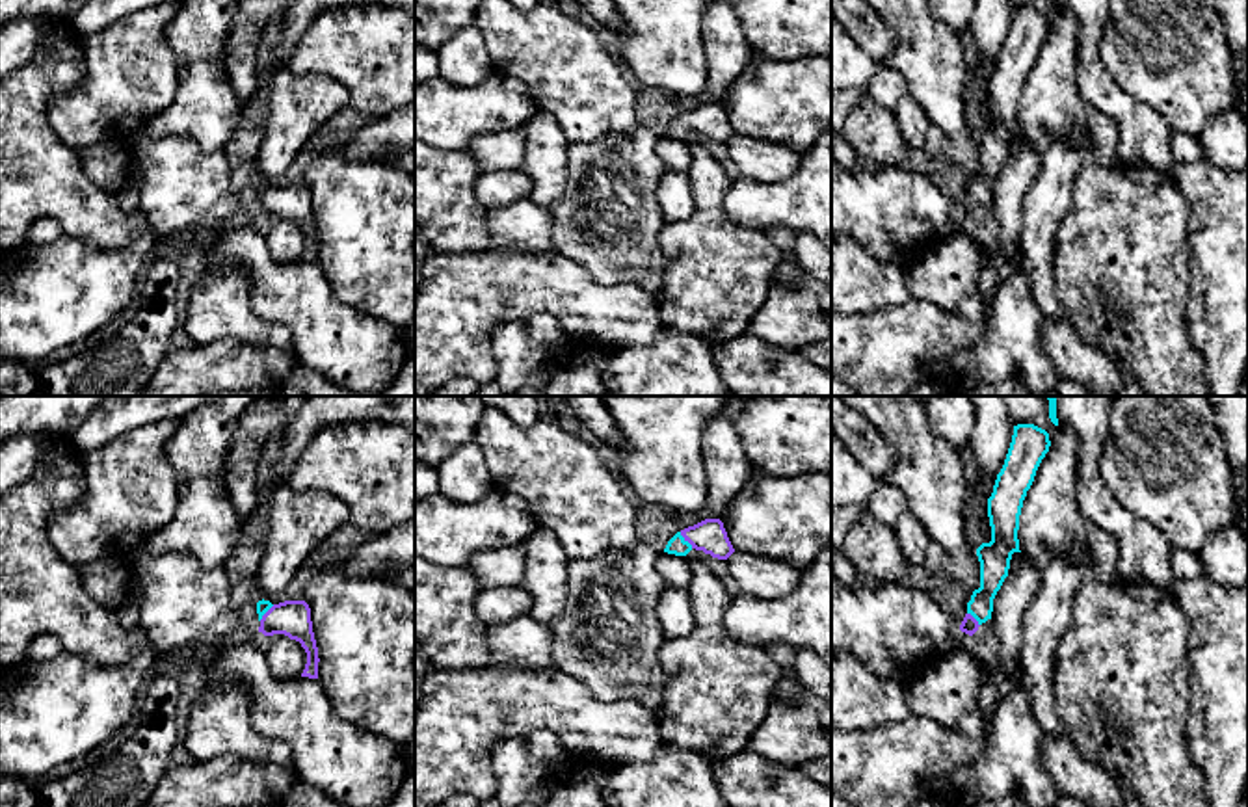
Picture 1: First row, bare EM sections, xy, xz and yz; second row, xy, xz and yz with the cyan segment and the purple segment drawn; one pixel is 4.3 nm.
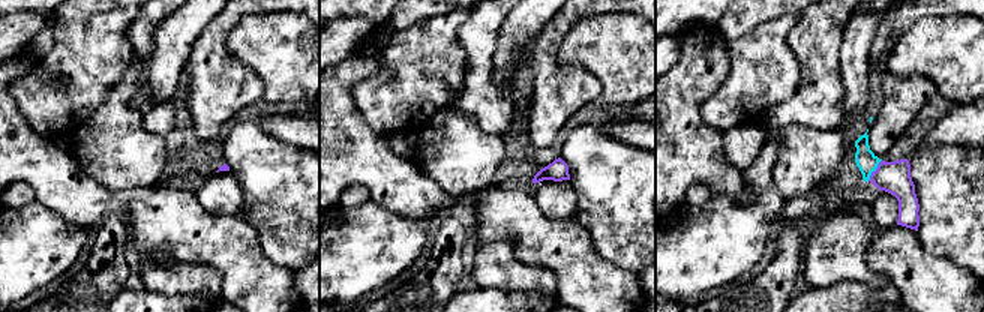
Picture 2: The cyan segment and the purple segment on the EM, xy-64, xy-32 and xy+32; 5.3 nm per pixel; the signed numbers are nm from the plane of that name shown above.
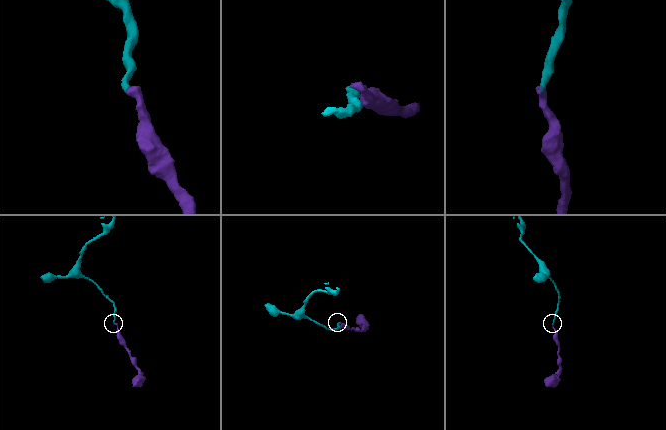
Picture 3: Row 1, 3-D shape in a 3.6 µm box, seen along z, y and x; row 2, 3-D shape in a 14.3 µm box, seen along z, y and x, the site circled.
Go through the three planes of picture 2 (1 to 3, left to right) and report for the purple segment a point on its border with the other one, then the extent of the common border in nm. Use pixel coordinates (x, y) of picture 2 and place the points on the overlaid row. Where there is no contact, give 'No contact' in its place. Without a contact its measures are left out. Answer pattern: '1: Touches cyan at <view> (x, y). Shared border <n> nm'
1: No contact
2: No contact
3: Touches cyan at xy+32 (875, 170). Shared border 140 nm

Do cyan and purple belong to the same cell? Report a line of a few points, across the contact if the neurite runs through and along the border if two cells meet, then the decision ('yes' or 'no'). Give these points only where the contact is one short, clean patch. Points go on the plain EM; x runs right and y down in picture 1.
line xz (676, 129), (683, 123), (709, 119); yes

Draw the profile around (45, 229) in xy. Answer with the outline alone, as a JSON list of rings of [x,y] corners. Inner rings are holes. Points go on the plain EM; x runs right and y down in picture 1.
[[[39,218],[28,232],[28,242],[33,244],[50,244],[54,240],[58,240],[63,234],[61,231],[61,223],[56,218]]]

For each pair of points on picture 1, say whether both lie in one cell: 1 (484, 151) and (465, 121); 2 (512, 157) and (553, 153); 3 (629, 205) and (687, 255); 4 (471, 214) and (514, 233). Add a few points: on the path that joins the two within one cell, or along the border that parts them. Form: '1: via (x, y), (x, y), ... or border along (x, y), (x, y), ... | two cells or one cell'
1: border along (519, 127), (475, 136), (462, 149) | two cells
2: border along (527, 125), (525, 158), (517, 168) | two cells
3: border along (666, 224), (659, 235), (663, 276) | two cells
4: border along (488, 212), (491, 246) | two cells

